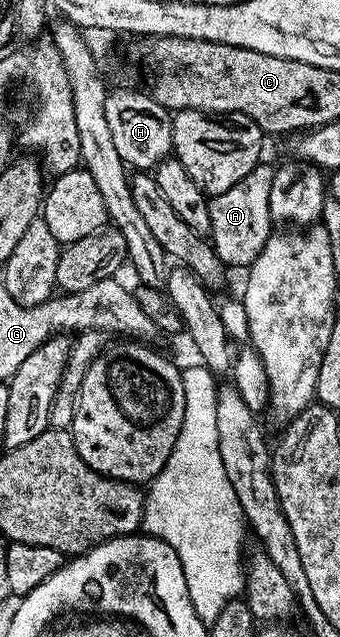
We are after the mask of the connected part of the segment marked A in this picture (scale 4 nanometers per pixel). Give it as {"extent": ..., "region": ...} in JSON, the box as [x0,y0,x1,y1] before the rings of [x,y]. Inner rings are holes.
{"extent":[210,161,275,268],"region":[[[260,161],[248,173],[248,177],[240,177],[232,189],[224,189],[224,193],[210,199],[210,234],[214,252],[225,263],[227,268],[249,268],[256,261],[260,249],[270,240],[272,220],[268,209],[268,196],[272,193],[272,177],[275,168],[269,167],[266,161]]]}

